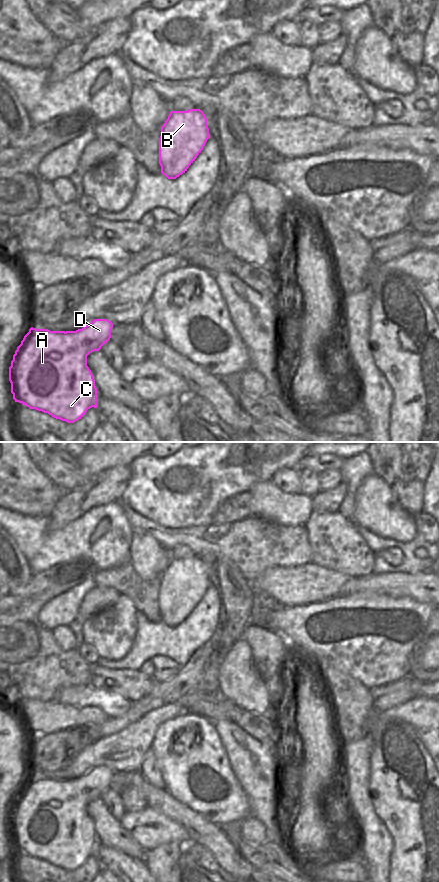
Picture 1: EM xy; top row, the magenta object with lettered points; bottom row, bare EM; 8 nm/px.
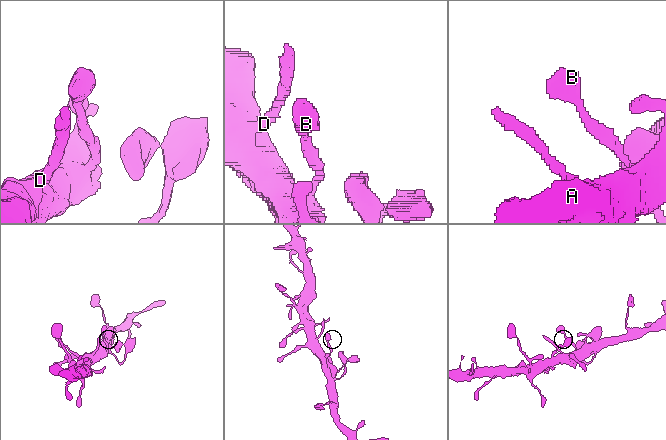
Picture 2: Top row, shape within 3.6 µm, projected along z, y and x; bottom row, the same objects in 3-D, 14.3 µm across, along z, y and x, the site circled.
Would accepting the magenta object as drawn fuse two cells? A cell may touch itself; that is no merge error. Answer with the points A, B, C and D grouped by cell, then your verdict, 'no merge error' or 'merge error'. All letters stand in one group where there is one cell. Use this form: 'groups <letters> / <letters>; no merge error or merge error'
groups A B C / D; merge error

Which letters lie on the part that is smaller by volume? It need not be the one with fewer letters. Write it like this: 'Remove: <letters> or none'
Remove: D

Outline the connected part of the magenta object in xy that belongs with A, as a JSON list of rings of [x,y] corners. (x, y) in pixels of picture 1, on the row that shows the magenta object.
[[[31,327],[17,347],[9,367],[13,399],[56,419],[68,423],[78,421],[88,409],[97,408],[98,391],[93,374],[87,366],[87,356],[99,351],[101,347],[92,339],[80,341],[78,337],[70,337],[65,331]]]

